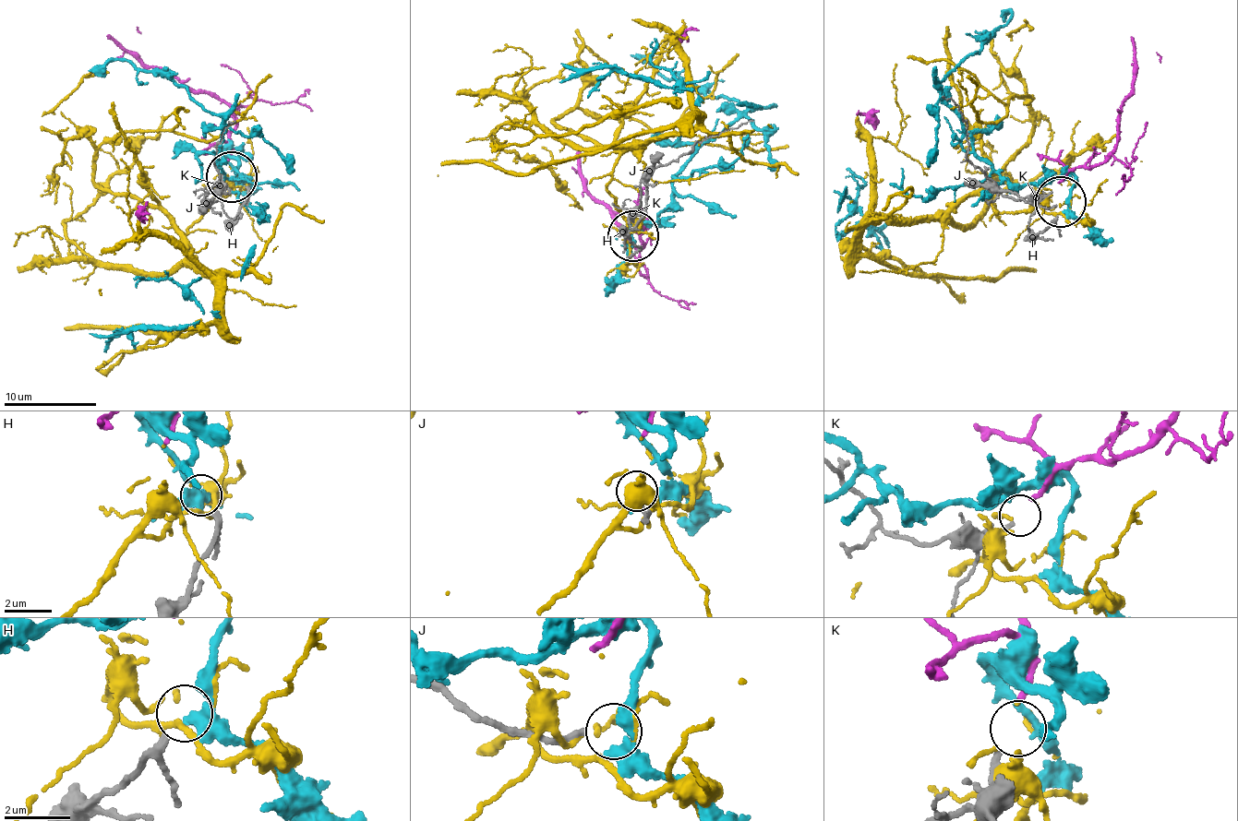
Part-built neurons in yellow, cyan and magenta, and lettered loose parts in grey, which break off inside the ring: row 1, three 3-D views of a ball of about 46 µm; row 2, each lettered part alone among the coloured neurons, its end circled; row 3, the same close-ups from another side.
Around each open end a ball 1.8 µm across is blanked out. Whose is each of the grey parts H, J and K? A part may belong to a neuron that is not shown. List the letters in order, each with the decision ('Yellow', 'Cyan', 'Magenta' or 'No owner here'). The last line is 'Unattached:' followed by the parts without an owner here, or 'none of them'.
H: Cyan
J: No owner here
K: Magenta
Unattached: J

